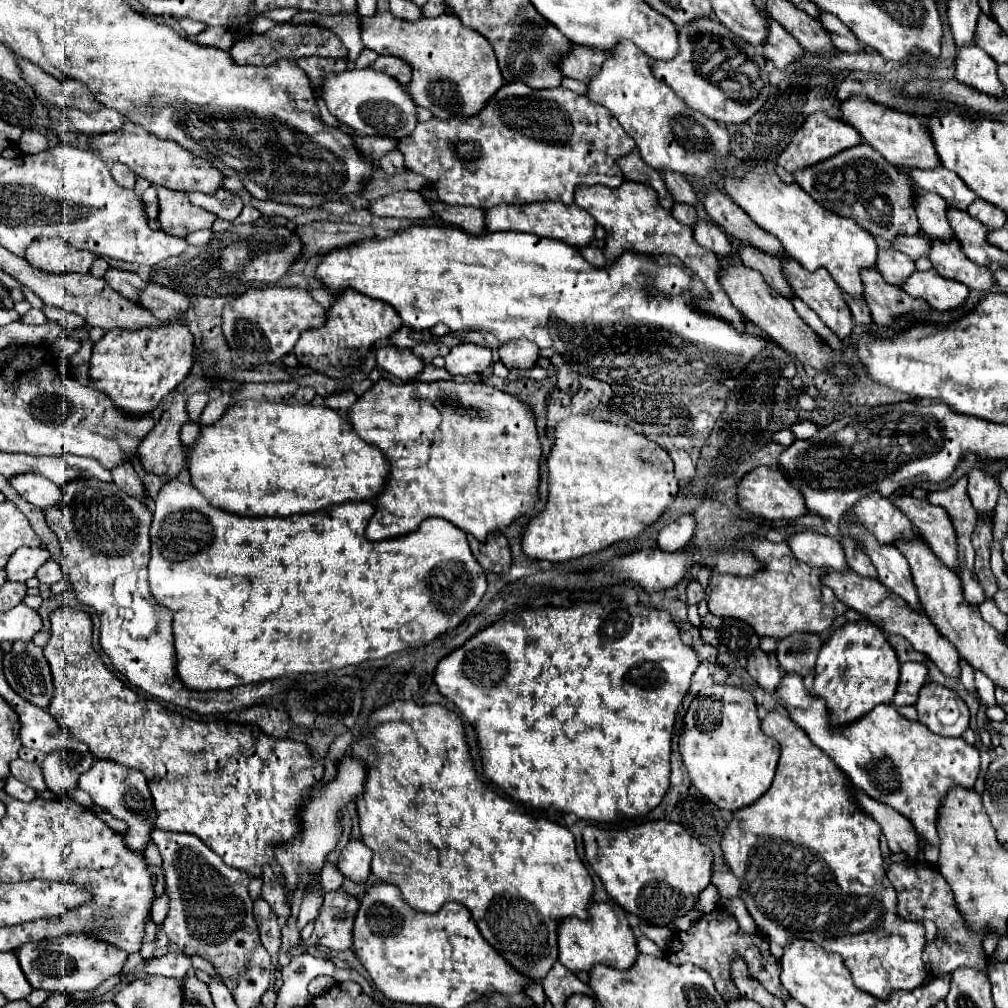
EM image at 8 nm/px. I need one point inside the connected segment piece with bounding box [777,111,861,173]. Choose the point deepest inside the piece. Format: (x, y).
(820, 137)

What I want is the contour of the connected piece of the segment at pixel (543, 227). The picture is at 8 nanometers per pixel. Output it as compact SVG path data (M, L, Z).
M525 203L521 207L517 205L501 205L485 211L485 227L487 231L523 231L523 233L533 233L539 237L551 237L565 241L573 247L583 247L587 241L593 241L593 229L595 229L595 219L587 213L581 211L577 205L565 207L565 203Z

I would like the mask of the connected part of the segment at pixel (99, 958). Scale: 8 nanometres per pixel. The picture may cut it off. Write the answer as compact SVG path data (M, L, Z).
M65 935L57 939L47 939L41 943L25 943L25 947L17 953L23 973L33 989L47 989L47 991L93 991L111 975L121 973L127 953L119 947L113 947L101 939L93 939L89 935Z

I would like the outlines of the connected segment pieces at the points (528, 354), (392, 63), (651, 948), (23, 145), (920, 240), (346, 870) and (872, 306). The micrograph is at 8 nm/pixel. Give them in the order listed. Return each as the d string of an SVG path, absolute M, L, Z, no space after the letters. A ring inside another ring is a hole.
M527 339L507 341L497 351L499 351L499 359L509 369L511 367L531 369L531 367L535 367L535 361L539 357L539 347L535 343L529 343Z
M377 57L369 67L375 71L385 71L403 87L409 85L409 65L397 57Z
M639 935L637 937L637 947L639 947L639 951L641 953L649 953L649 955L661 955L661 949L649 939L649 937L645 937L645 935Z
M23 131L17 145L23 153L41 153L41 151L47 150L47 139L45 139L45 135L41 135L37 131Z
M897 235L891 245L893 249L899 249L901 253L909 255L913 261L919 257L927 257L929 253L929 241L923 235Z
M349 841L339 853L337 869L353 883L367 883L371 877L371 855L373 851L363 841Z
M863 269L861 281L865 287L865 303L877 325L889 325L889 321L897 315L917 309L917 299L907 295L901 287L885 283L877 269Z

